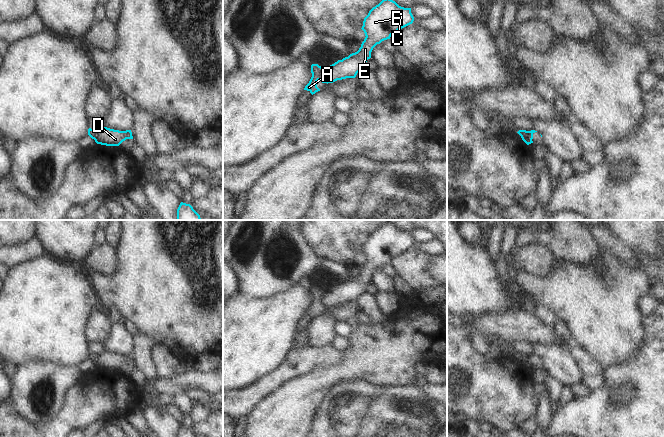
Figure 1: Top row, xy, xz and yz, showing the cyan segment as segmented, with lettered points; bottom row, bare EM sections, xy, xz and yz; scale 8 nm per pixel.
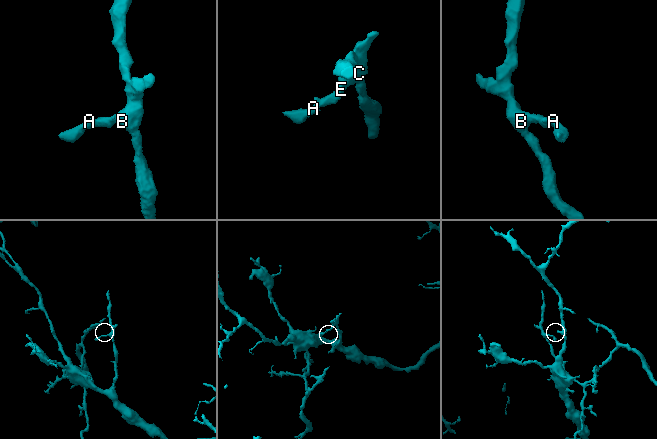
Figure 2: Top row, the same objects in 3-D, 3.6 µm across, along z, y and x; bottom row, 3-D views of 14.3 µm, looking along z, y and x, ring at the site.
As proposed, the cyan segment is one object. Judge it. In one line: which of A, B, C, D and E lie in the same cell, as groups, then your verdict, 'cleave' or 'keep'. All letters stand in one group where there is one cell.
A / B C D E | cleave

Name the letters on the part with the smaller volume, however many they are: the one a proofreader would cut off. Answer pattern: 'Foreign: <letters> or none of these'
Foreign: A

